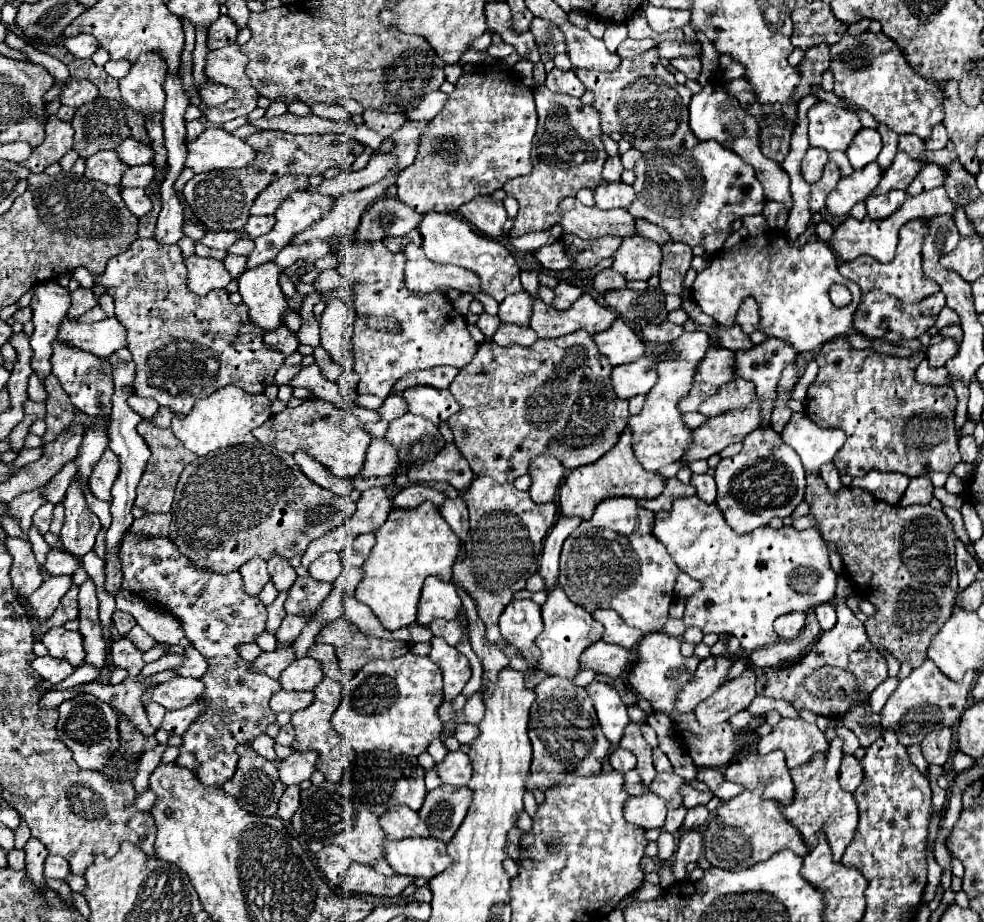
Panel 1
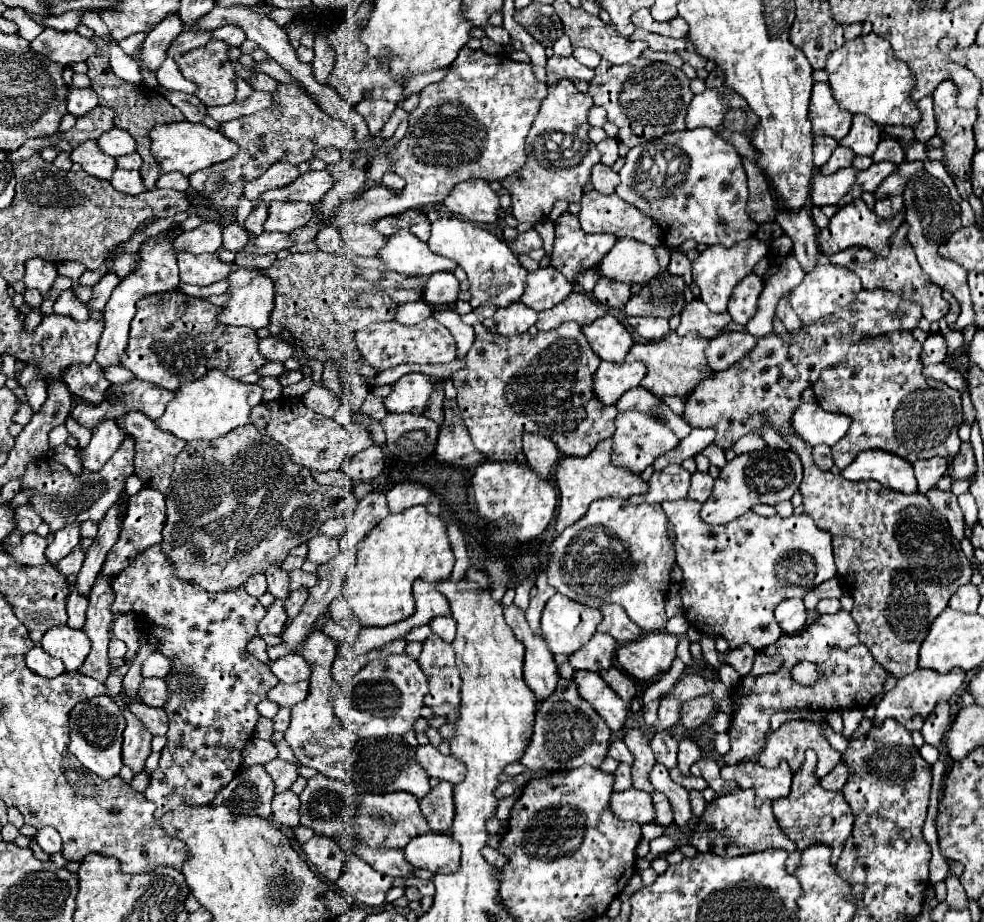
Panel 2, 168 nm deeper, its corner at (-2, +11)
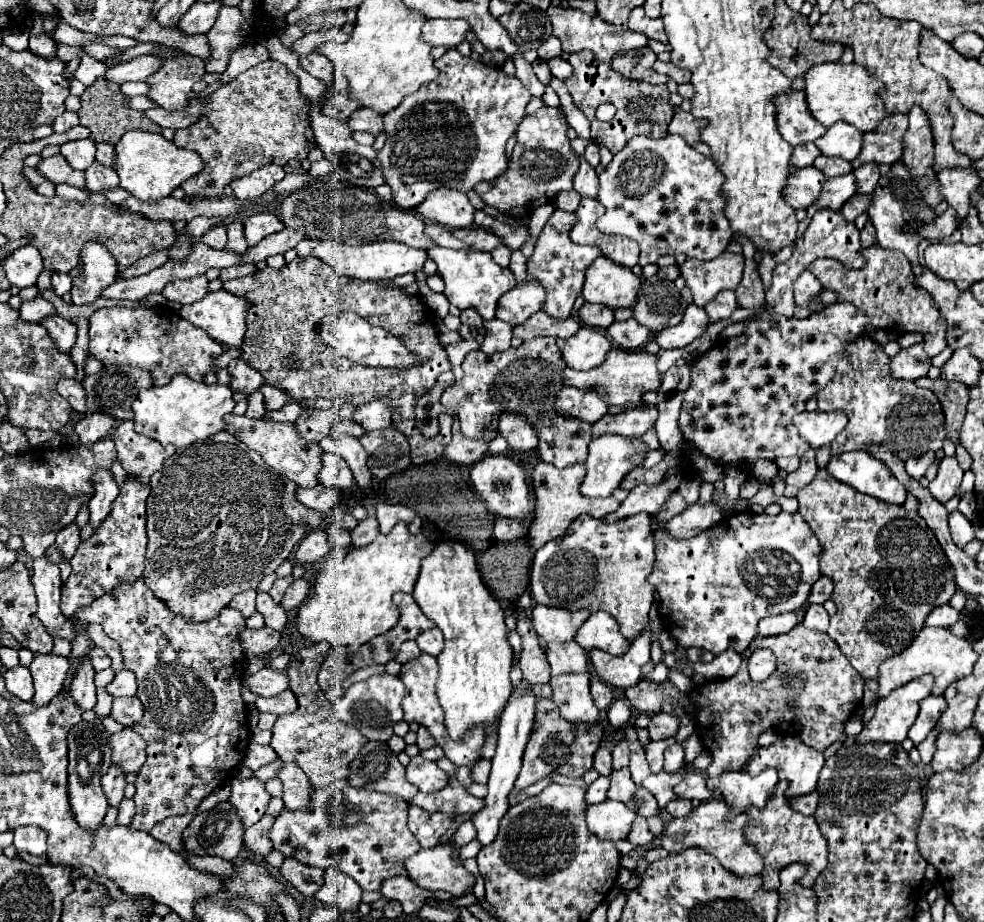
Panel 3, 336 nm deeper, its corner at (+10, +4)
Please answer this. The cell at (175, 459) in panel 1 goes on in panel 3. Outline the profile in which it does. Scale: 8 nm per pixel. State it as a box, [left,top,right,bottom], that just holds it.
[112,420,172,484]

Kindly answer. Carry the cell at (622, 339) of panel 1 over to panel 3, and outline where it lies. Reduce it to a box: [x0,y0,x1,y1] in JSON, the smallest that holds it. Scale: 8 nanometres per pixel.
[556,326,612,370]

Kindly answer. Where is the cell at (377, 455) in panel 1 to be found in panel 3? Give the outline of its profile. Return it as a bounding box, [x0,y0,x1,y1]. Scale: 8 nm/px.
[318,454,354,490]

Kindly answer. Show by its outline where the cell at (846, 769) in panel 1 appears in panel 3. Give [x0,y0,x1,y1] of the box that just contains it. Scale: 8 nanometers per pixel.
[790,790,820,814]

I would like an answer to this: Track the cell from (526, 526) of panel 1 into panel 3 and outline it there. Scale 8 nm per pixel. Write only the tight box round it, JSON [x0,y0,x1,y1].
[470,456,532,520]

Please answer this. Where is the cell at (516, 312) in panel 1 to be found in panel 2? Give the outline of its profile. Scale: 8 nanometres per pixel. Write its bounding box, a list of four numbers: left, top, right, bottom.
[494,301,538,337]

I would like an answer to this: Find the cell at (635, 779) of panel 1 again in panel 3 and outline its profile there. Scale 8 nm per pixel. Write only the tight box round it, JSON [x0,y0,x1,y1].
[586,776,610,804]

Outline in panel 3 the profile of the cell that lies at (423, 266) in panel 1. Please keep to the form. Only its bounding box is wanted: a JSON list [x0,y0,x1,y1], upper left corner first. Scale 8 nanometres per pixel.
[296,240,428,280]

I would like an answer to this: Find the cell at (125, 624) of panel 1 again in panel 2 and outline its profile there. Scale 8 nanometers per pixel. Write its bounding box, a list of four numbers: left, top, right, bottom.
[112,613,140,663]

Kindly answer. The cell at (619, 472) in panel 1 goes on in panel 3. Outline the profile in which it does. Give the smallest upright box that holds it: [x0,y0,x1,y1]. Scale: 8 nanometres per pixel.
[528,462,618,550]

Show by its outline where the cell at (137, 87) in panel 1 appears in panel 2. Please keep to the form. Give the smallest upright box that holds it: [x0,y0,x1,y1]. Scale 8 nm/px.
[142,13,182,71]

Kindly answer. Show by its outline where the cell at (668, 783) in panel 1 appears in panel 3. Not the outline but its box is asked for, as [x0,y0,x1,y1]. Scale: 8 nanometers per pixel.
[628,816,654,846]

